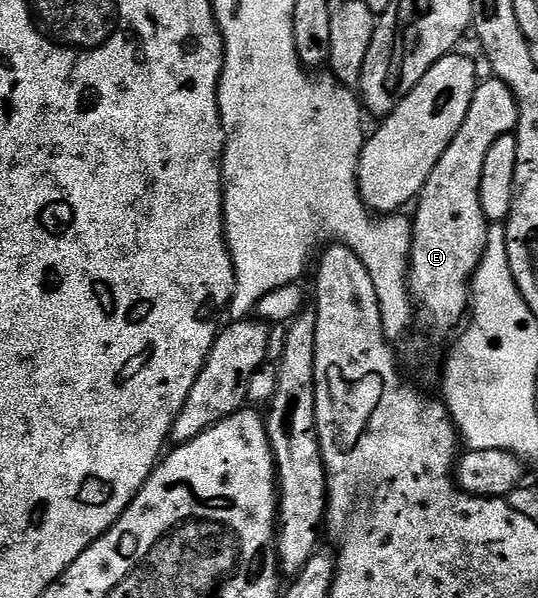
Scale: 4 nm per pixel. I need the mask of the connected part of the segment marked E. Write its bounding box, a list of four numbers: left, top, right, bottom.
[401,78,519,388]

